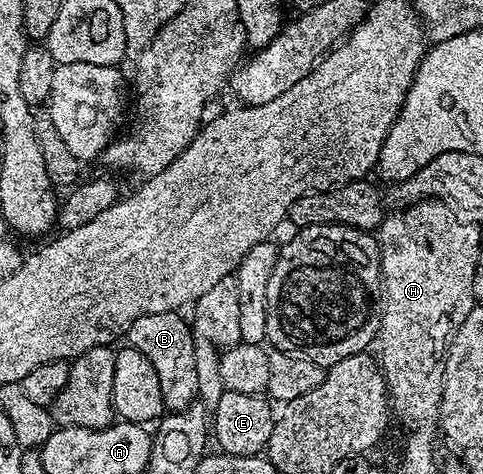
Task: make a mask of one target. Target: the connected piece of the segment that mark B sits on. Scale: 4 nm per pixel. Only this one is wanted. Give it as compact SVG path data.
M155 312L139 316L139 320L129 325L127 331L128 345L143 352L143 356L147 356L147 360L151 360L151 365L155 367L159 388L163 392L163 404L169 412L182 410L198 401L193 331L190 323L186 319L184 322L181 316L177 312Z

